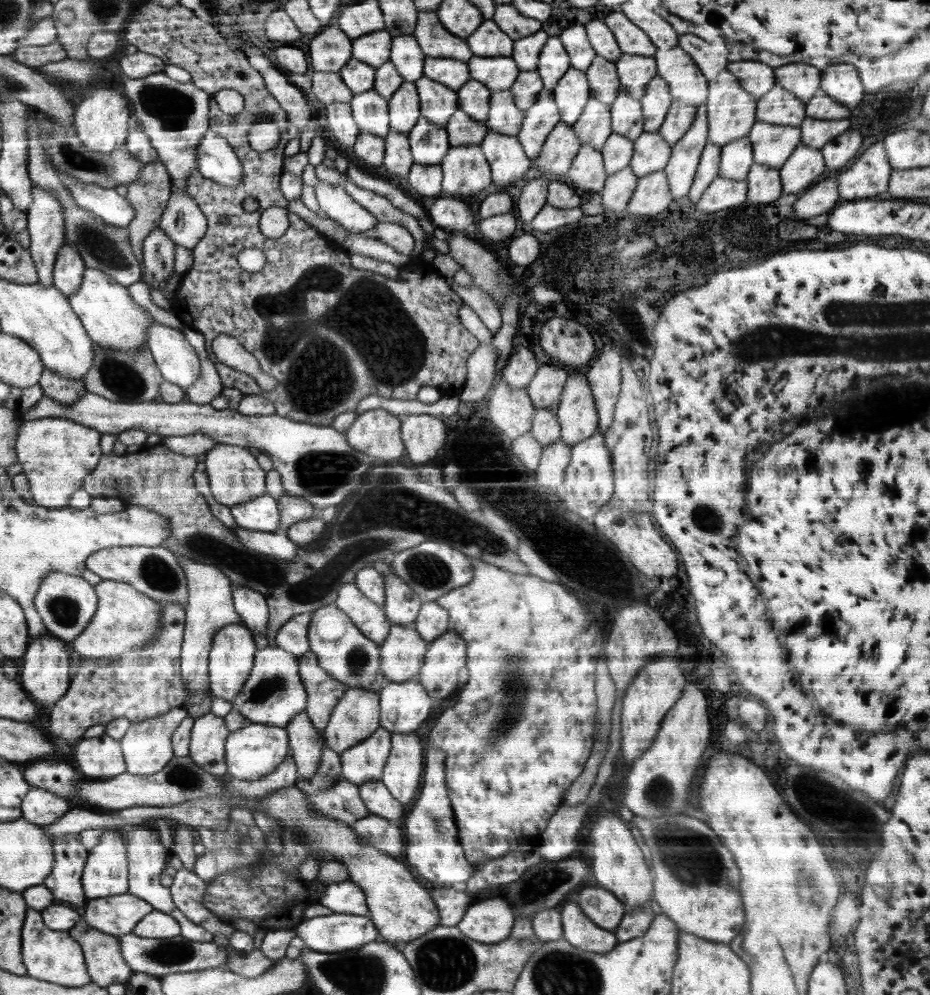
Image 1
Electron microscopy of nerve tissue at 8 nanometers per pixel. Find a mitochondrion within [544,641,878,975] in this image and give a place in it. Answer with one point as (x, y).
(701, 865)

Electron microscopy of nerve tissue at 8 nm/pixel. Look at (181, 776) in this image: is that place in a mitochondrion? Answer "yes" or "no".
yes

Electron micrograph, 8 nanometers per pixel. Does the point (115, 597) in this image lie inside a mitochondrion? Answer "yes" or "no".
no

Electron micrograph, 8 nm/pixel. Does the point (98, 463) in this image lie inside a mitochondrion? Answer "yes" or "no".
no

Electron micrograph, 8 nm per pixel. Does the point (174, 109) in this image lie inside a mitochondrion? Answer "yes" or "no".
yes

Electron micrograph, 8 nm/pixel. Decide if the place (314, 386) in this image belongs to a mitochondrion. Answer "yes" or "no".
yes

